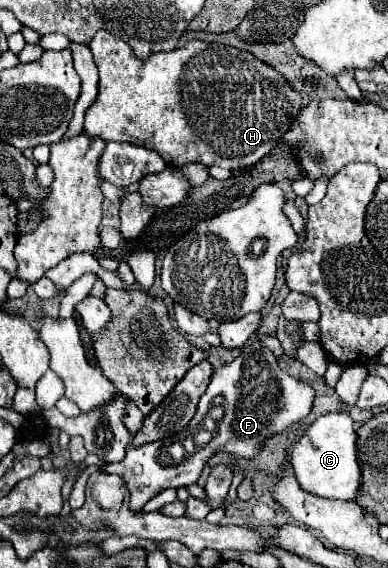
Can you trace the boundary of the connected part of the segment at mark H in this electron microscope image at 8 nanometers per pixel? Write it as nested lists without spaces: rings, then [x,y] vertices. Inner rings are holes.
[[[98,31],[92,39],[94,61],[100,71],[100,93],[86,109],[84,135],[100,137],[106,143],[132,143],[156,149],[170,167],[202,163],[224,169],[240,169],[258,163],[288,131],[290,121],[302,109],[300,95],[276,73],[246,51],[224,49],[204,41],[188,41],[182,49],[156,53],[146,61],[132,55],[132,49],[108,31]]]

